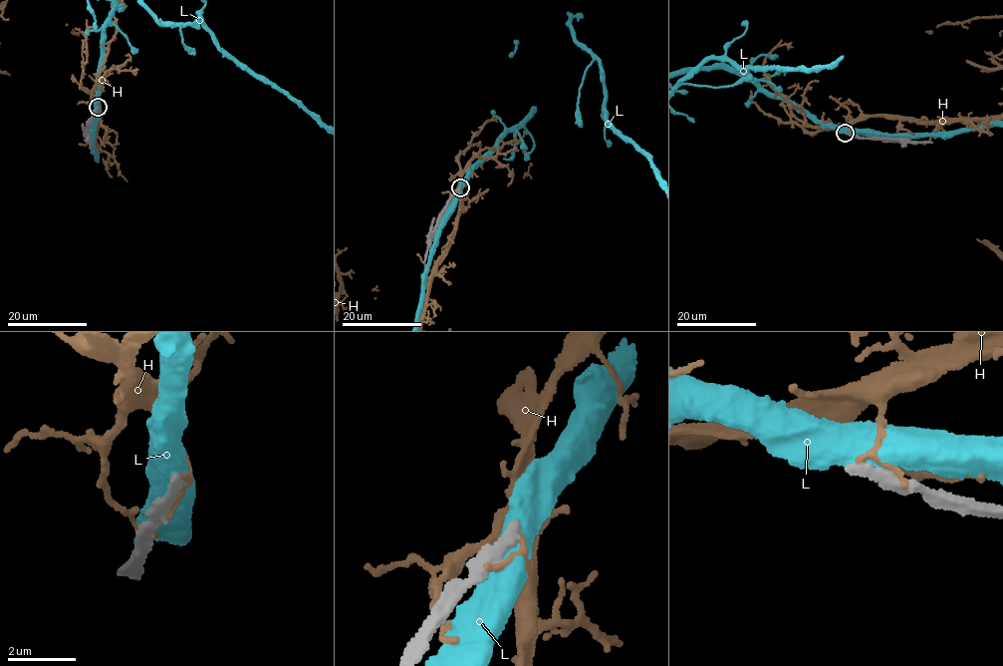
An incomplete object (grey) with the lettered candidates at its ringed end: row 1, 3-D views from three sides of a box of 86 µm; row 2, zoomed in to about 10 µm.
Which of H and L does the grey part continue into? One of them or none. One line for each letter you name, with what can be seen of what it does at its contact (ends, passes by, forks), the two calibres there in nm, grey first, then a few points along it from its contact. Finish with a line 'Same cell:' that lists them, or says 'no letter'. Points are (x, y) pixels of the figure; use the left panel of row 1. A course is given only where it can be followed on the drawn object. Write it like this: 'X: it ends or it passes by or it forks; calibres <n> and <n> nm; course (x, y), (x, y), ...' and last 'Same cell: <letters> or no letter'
Same cell: no letter

